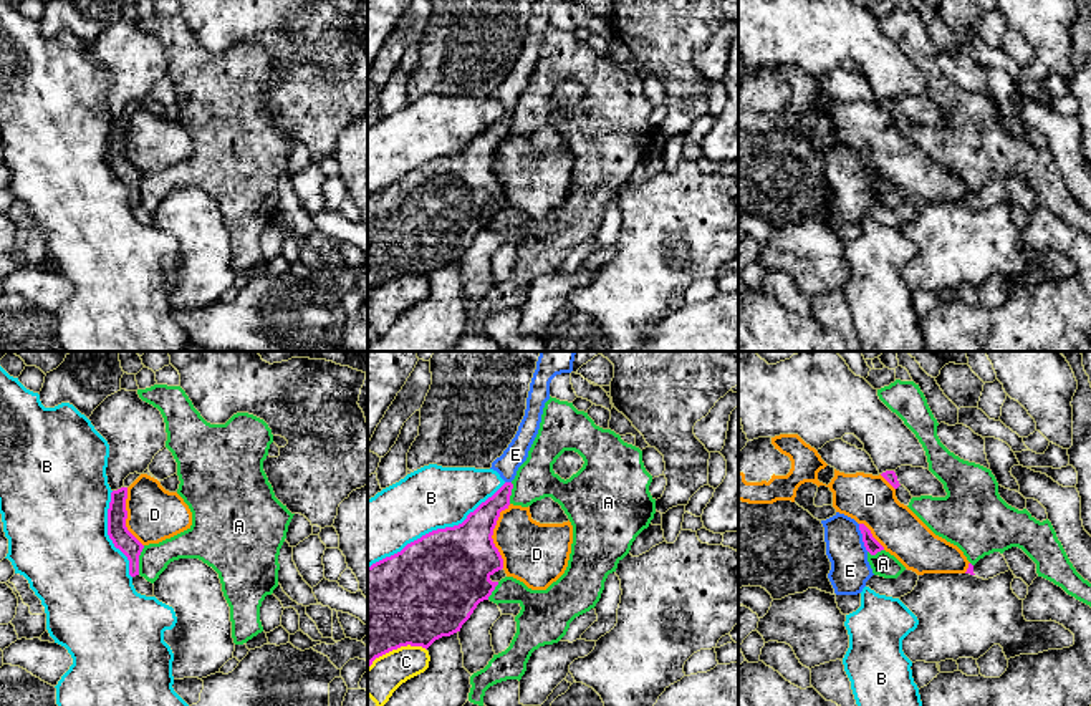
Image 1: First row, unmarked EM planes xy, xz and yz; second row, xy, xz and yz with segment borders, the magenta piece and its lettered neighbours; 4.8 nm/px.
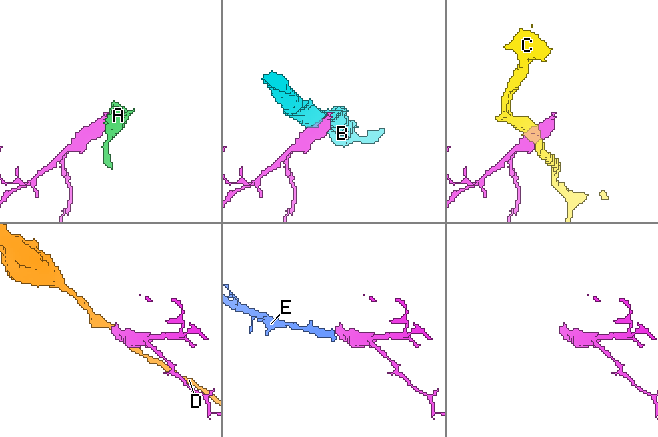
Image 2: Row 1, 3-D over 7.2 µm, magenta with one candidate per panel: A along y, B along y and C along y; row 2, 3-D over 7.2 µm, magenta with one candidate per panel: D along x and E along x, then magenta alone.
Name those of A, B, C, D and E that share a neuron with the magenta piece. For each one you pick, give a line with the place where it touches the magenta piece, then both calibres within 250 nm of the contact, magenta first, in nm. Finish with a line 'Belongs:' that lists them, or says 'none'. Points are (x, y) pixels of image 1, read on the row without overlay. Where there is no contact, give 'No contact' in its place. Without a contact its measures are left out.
E: Touches magenta at yz (863, 166). Thickness 70 nm (magenta) against 190 nm
Belongs: E

